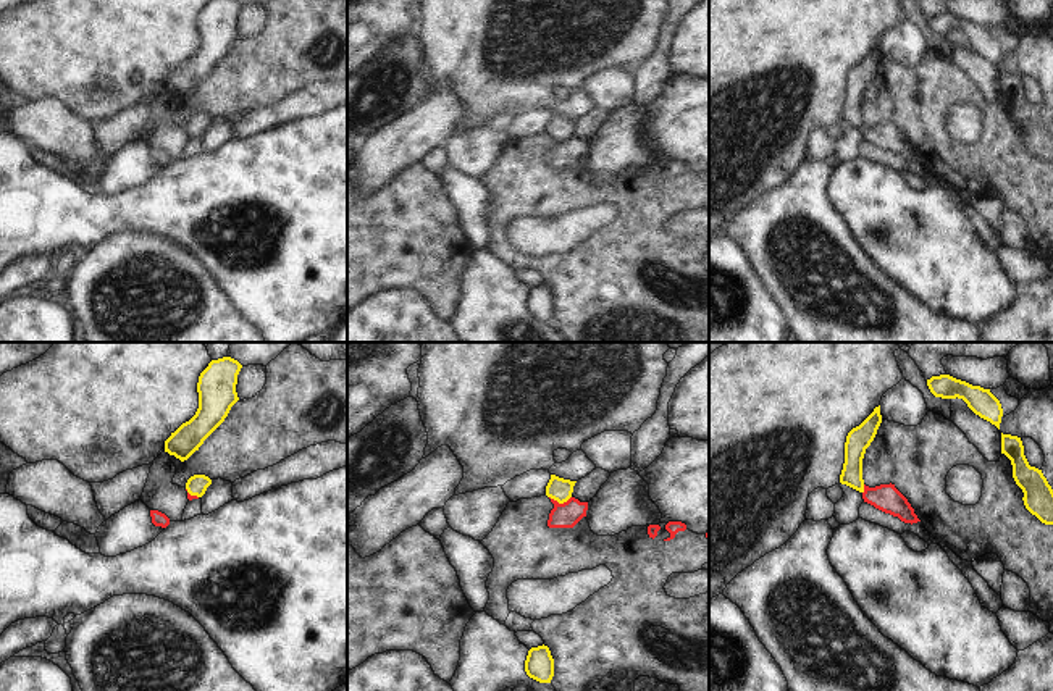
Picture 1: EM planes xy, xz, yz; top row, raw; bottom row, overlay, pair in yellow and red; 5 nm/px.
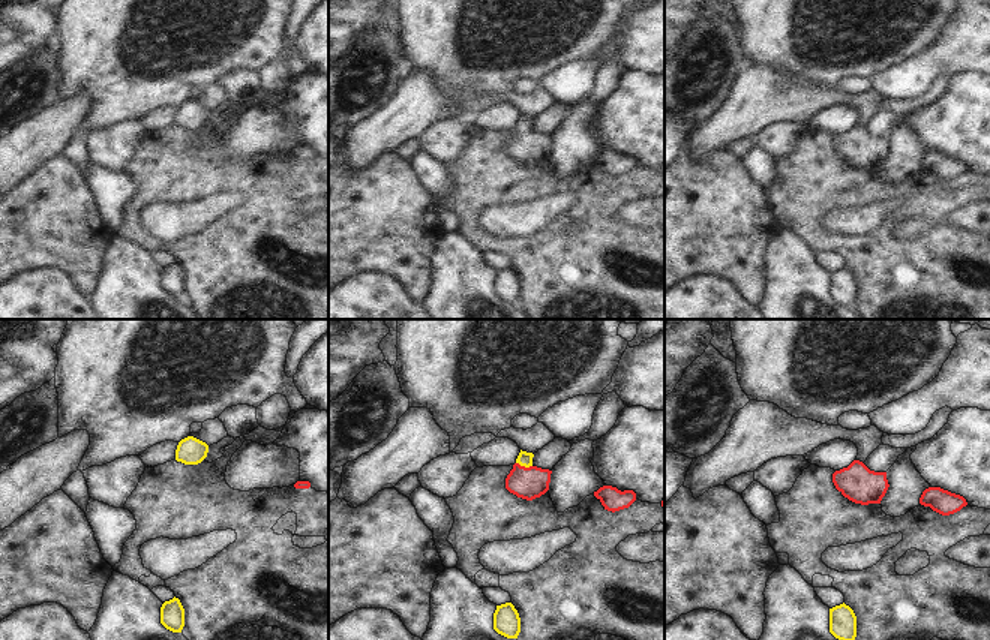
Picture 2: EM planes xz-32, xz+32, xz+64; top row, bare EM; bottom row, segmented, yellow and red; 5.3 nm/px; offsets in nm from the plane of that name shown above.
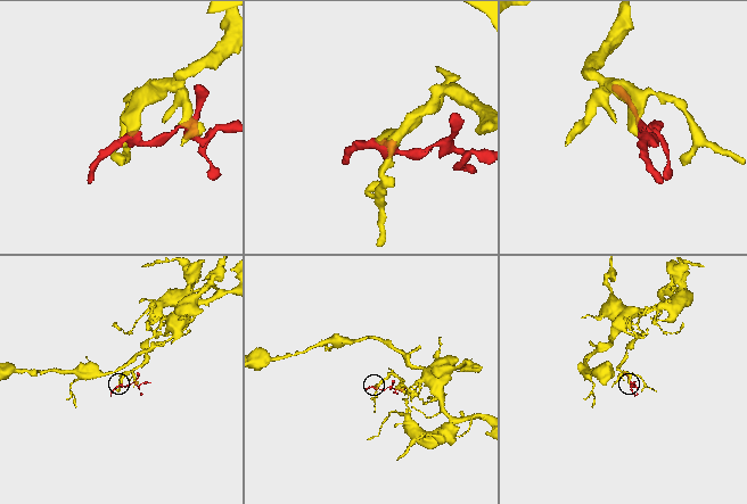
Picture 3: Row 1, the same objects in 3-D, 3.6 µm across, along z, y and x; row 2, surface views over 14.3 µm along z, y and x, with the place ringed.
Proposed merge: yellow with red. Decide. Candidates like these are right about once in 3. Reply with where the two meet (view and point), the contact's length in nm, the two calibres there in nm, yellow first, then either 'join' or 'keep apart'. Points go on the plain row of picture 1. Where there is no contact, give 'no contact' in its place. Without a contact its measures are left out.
contact xz (561, 141); length 110 nm; calibres 120 and 130 nm; join

